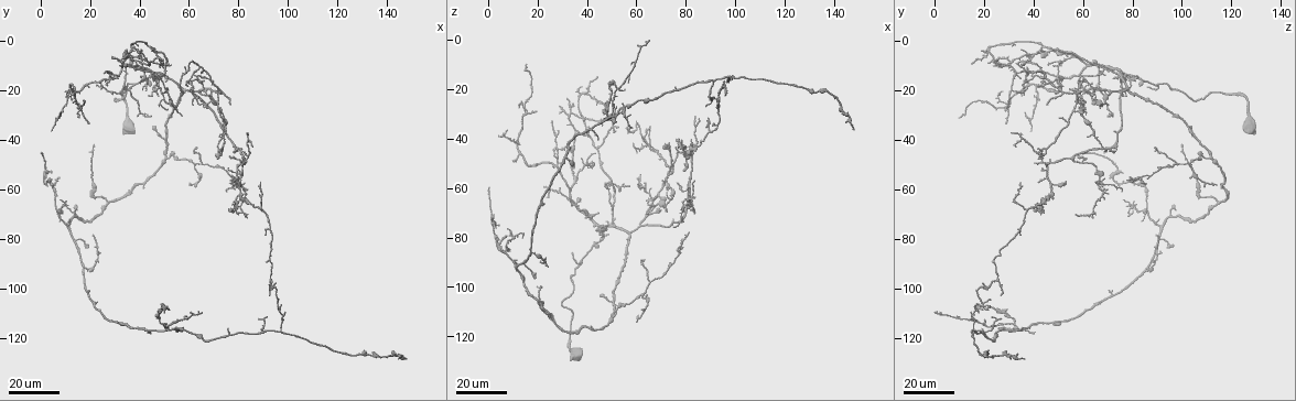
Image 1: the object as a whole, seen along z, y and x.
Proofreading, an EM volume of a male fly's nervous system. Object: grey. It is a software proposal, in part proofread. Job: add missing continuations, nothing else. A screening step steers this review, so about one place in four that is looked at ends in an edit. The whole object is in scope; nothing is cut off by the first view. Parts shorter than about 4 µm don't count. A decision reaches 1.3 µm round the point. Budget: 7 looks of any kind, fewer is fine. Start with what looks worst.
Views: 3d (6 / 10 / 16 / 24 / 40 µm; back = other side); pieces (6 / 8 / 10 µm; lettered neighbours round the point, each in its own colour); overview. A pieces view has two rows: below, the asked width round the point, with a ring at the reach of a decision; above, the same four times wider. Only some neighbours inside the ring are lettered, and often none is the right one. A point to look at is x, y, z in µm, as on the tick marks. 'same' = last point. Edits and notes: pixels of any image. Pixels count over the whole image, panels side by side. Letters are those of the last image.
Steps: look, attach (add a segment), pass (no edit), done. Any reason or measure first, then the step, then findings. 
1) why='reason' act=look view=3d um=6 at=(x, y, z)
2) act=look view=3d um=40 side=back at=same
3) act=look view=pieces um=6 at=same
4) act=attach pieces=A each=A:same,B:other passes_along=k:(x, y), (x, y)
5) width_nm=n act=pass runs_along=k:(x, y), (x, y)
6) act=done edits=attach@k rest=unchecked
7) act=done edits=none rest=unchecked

why='free end' act=look view=3d um=16 at=(34, 19, 85)

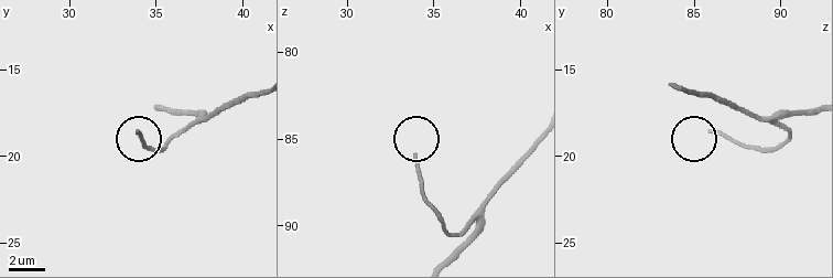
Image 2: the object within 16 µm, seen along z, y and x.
act=look view=pieces um=10 at=(33.9, 18.5, 86.1)

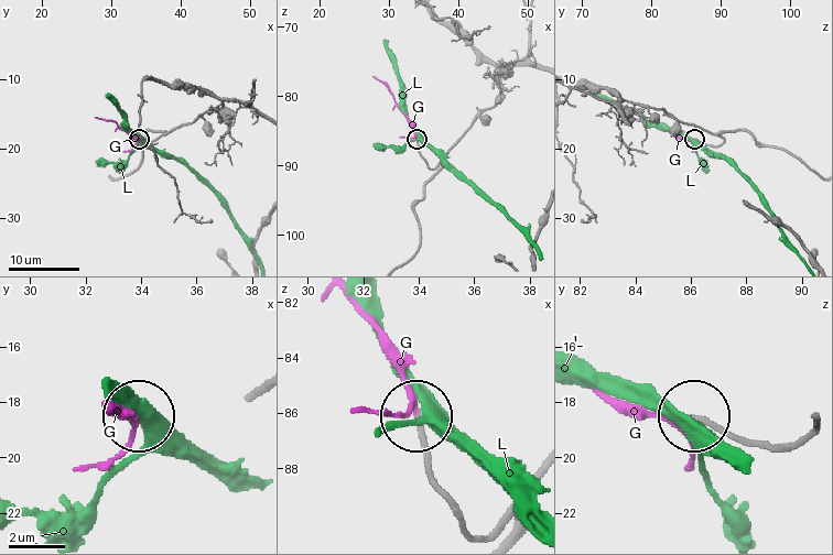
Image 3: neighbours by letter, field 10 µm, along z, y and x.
act=attach pieces=G each=G:same,L:other passes_along=3:(423, 155), (412, 122), (391, 93), (372, 77) found='the neuron continues'

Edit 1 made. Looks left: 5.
why='an open end' act=look view=3d um=16 at=(26, 13, 32)

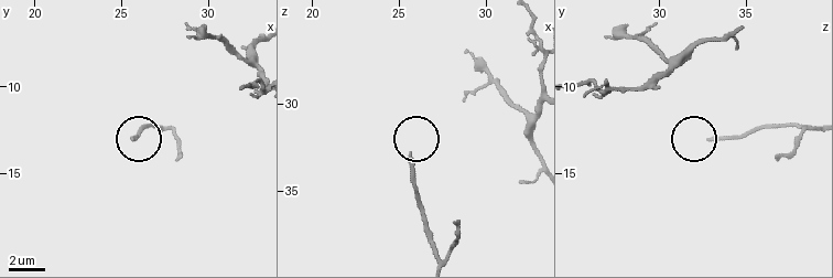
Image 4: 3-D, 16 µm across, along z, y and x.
act=look view=pieces um=6 at=(25.7, 13.0, 33.0)

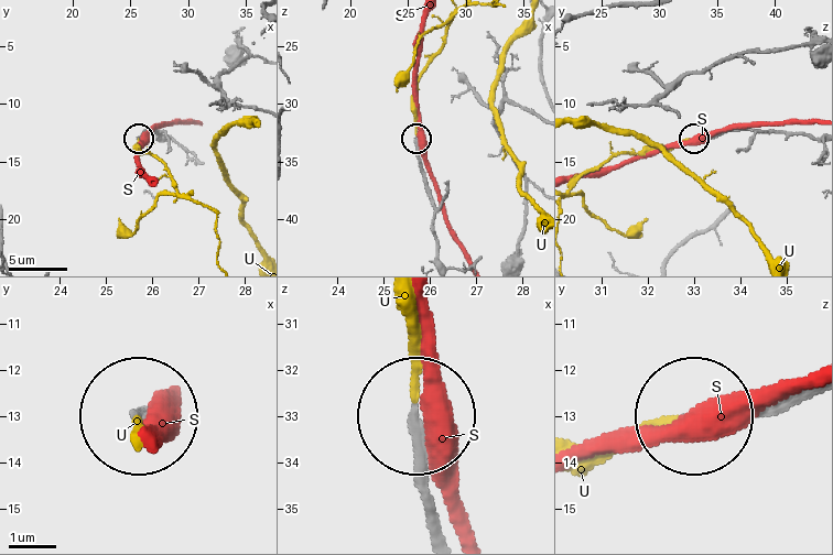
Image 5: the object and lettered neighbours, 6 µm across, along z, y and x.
act=attach pieces=U each=S:other,U:same passes_along=5:(441, 525), (418, 470), (418, 304) found='the neuron continues'

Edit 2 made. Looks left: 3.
why='an open end' act=look view=3d um=16 at=(20, 33, 29)

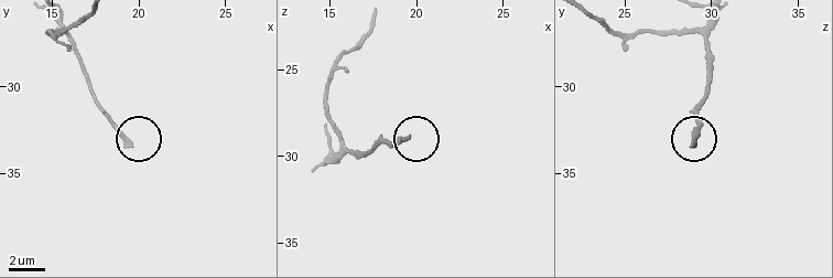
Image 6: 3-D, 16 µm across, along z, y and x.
why='what lies round it' act=look view=pieces um=6 at=(19.5, 33.3, 29.0)

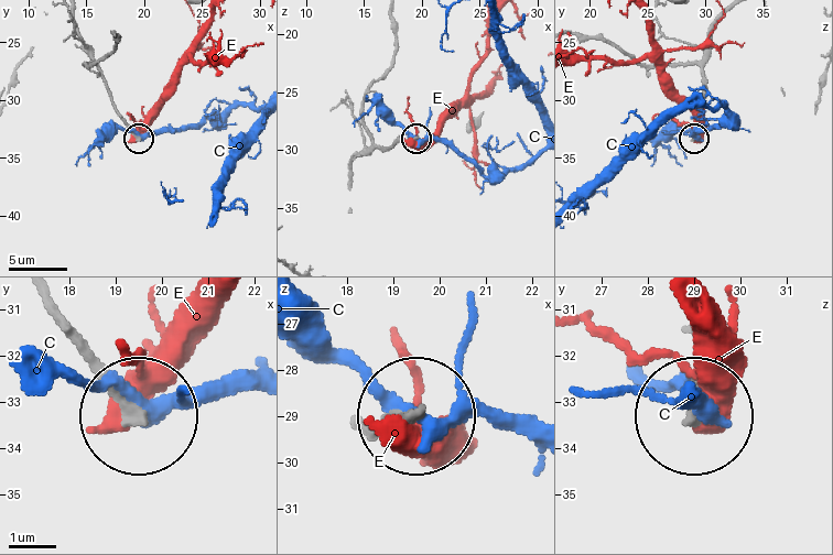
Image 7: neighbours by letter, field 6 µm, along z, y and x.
width_nm=240 act=pass each=C:other,E:other runs_along=7:(365, 431), (415, 419) found='none of them fits'

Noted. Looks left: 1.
act=done edits=attach@3,attach@5 rest=unchecked

